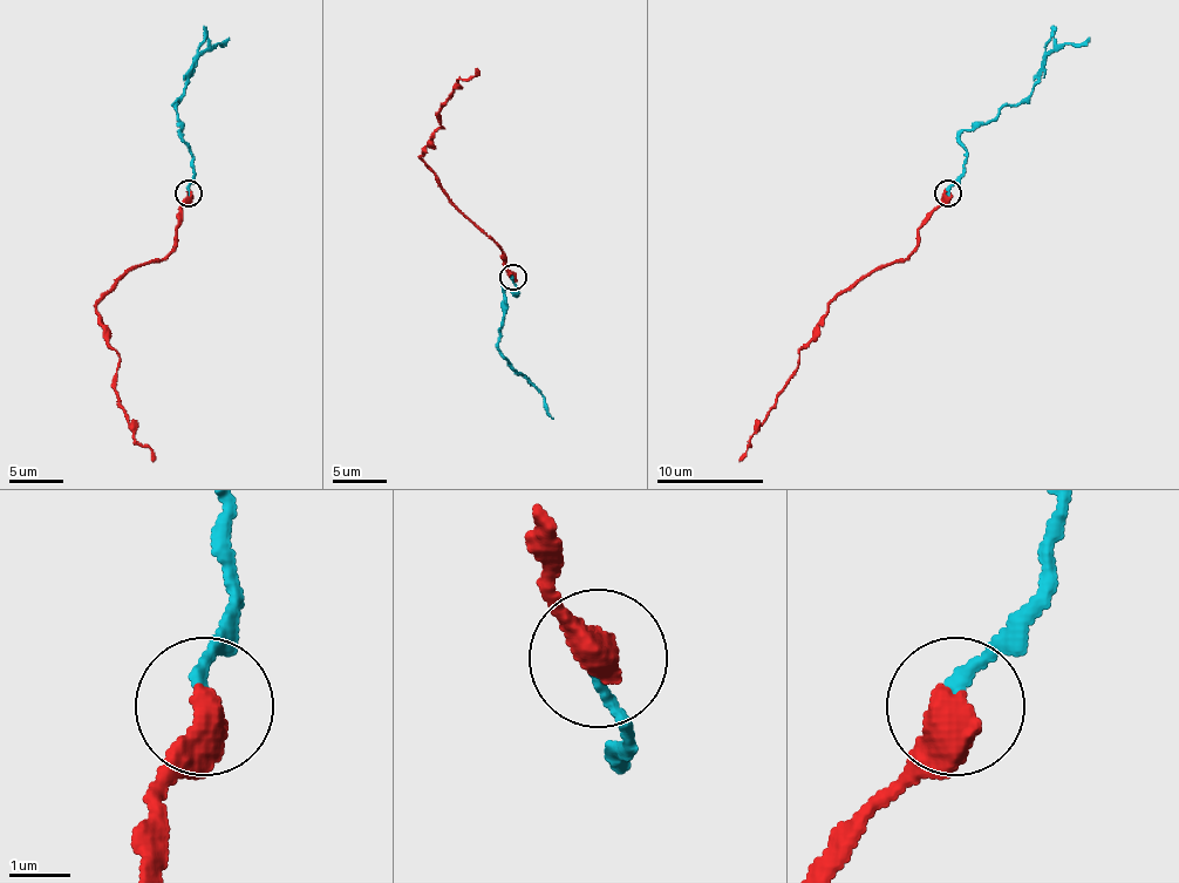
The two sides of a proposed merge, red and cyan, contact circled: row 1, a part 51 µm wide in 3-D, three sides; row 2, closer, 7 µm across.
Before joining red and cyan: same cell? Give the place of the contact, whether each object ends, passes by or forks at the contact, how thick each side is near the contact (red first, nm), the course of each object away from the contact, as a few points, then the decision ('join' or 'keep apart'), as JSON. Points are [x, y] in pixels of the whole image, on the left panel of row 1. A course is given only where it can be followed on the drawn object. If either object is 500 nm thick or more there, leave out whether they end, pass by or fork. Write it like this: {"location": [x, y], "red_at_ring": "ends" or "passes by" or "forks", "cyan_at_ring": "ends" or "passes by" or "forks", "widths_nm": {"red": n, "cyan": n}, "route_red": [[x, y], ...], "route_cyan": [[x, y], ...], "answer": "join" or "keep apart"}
{"location": [189, 192], "widths_nm": {"red": 600, "cyan": 200}, "route_red": [[188, 192], [172, 248], [162, 259], [131, 266], [97, 304], [102, 337], [118, 355], [118, 406], [154, 462]], "route_cyan": [[188, 192], [193, 174], [175, 101], [183, 93], [185, 74], [193, 63], [229, 36]], "answer": "keep apart"}

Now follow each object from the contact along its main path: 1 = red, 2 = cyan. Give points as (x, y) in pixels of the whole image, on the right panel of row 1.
1: (948, 192), (906, 259), (876, 266), (831, 304), (740, 462)
2: (948, 192), (967, 157), (959, 136), (1023, 101), (1042, 63), (1090, 36)

